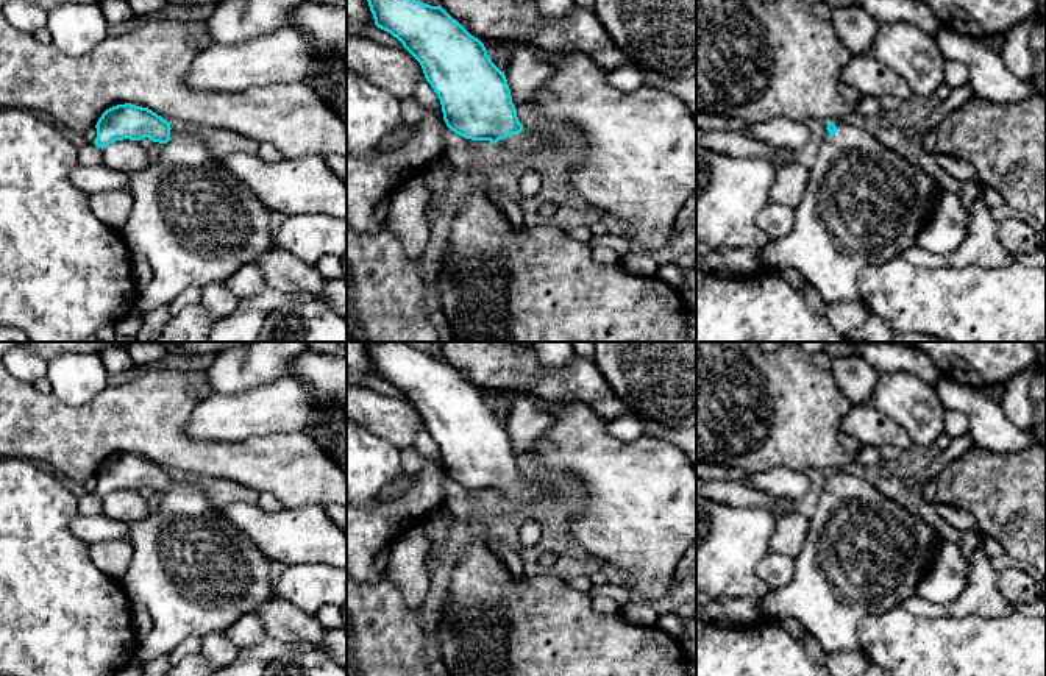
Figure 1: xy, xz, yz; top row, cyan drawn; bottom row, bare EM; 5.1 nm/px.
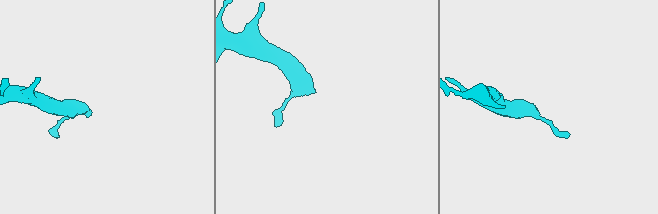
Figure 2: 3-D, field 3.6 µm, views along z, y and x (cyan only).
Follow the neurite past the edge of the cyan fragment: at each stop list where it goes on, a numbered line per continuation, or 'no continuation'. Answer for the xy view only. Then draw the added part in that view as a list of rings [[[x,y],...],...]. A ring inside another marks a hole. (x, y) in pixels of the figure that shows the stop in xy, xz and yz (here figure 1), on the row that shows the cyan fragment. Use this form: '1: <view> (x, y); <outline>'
1: xy (195, 224); [[[170,130],[170,141],[162,145],[159,161],[131,173],[126,189],[133,197],[133,208],[120,234],[131,256],[145,258],[153,269],[151,284],[139,294],[134,304],[142,314],[170,304],[189,287],[205,289],[225,283],[236,270],[253,262],[275,242],[278,217],[258,200],[251,189],[225,170],[220,159],[212,156],[195,134]]]

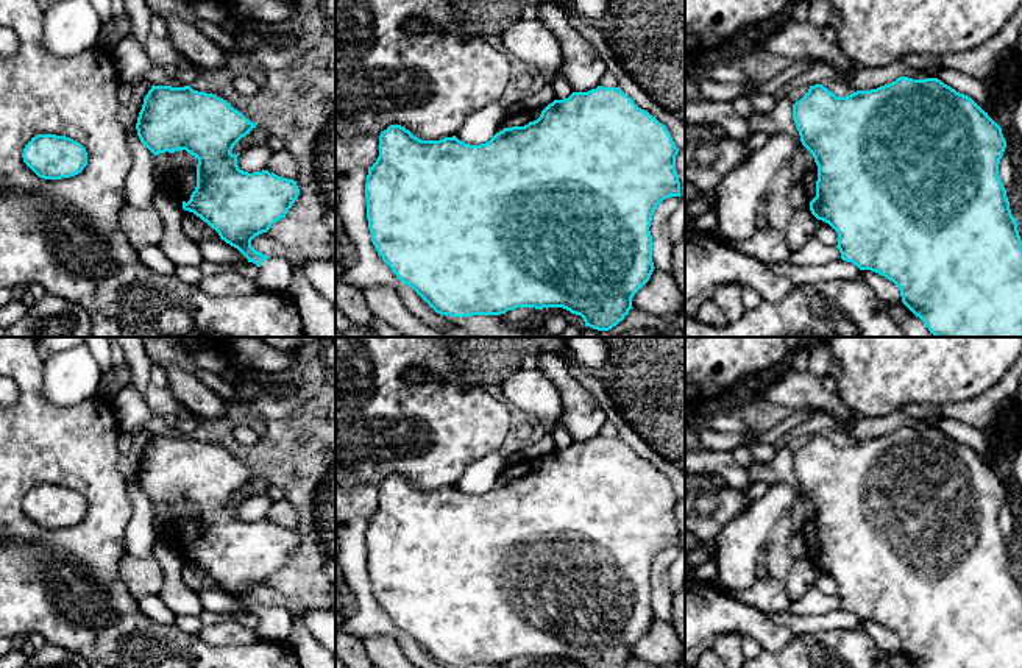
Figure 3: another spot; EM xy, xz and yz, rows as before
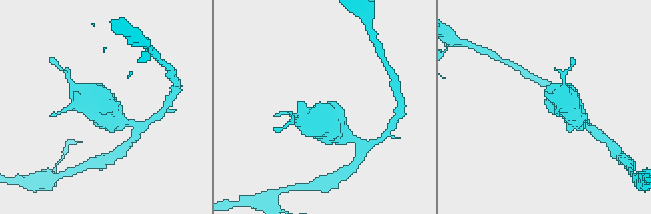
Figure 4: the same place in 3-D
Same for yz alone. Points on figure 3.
1: yz (810, 175); [[[807,148],[805,153],[805,172],[800,183],[805,189],[807,209],[810,209],[810,201],[816,197],[818,165],[813,155]]]

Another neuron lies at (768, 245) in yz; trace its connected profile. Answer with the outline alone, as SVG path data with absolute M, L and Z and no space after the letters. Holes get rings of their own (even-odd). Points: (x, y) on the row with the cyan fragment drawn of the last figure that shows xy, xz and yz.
M761 223L758 231L747 240L730 242L726 239L729 245L735 250L747 254L765 265L769 264L786 264L791 259L793 251L788 247L785 233L769 226L768 223Z

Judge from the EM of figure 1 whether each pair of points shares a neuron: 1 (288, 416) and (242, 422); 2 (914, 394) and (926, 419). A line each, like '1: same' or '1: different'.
1: same
2: same

